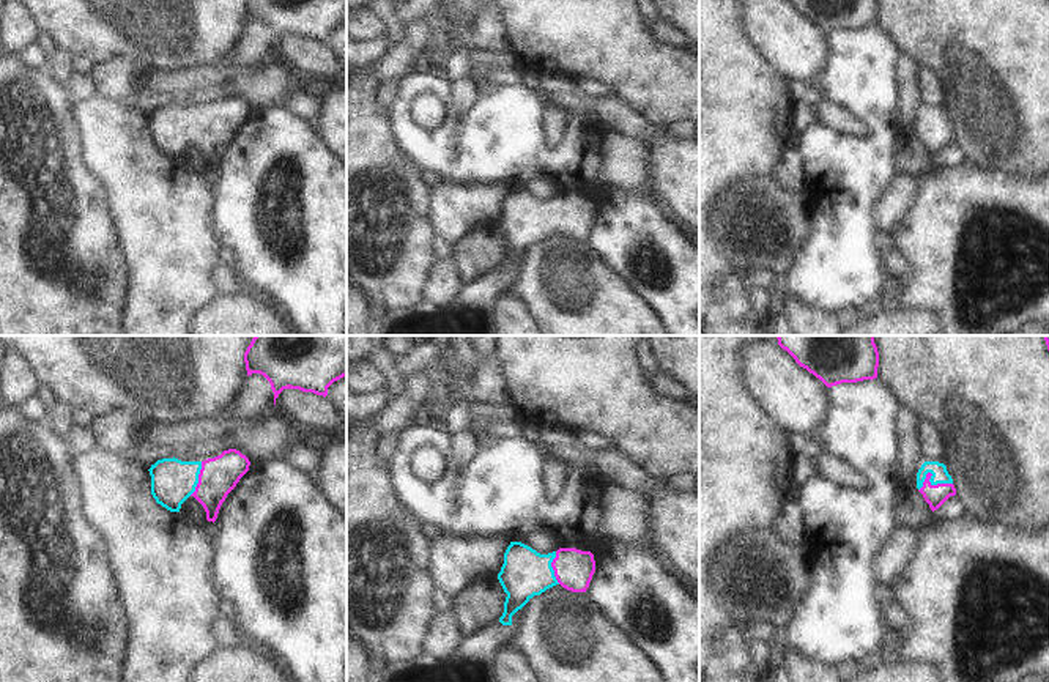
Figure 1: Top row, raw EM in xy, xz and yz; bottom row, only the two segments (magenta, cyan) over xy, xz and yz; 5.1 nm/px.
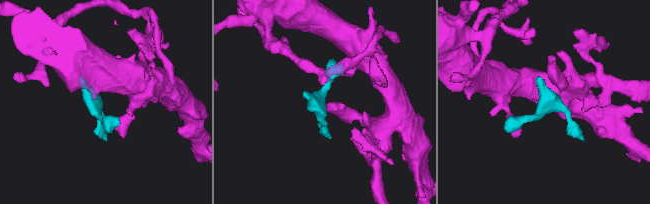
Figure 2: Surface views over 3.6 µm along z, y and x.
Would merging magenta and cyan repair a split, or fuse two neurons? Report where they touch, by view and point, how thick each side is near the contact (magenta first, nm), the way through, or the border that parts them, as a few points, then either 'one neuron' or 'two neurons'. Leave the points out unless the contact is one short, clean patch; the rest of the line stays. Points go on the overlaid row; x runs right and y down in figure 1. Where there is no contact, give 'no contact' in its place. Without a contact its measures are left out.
meets magenta in yz at (933, 485); 110 nm thick on the magenta side, 80 nm on the other; runs through yz (934, 495), (933, 485), (933, 478), (939, 471); one neuron

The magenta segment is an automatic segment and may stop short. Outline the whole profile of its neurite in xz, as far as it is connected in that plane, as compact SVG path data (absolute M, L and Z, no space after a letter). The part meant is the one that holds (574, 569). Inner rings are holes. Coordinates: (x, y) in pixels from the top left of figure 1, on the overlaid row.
M510 542L498 573L498 580L507 594L499 622L512 625L512 616L518 610L534 595L540 595L556 584L572 592L586 592L594 572L595 561L591 551L559 548L540 554L521 542Z

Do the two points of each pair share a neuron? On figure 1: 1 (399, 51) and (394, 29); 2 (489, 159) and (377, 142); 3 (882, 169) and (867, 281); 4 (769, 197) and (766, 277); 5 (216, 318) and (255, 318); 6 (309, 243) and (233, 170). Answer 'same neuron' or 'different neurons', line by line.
1: different neurons
2: different neurons
3: same neuron
4: different neurons
5: same neuron
6: same neuron

